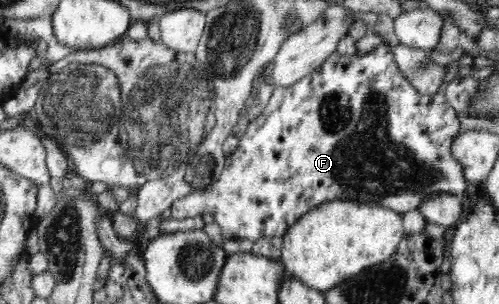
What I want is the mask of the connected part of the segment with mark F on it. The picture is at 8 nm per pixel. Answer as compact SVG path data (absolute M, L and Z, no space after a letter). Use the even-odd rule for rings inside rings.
M388 43L380 45L378 49L370 51L367 54L350 56L345 65L338 66L336 59L337 53L332 53L324 63L311 71L308 75L296 80L289 86L276 86L268 101L264 111L248 122L246 131L239 138L237 148L225 159L220 177L204 191L196 191L186 195L184 198L176 199L171 206L173 219L184 220L190 217L202 217L205 214L214 216L215 222L222 230L224 240L242 242L250 241L252 243L264 237L284 237L288 231L297 223L298 219L304 218L309 211L316 210L323 204L340 200L340 202L366 203L380 206L382 208L396 211L396 214L406 214L408 210L420 209L420 207L435 196L444 194L452 195L460 200L463 199L468 191L468 182L464 176L464 166L462 162L454 156L452 145L454 139L460 134L460 123L458 114L448 104L446 96L436 92L434 95L421 94L416 88L406 80L398 71L397 65L393 60L392 48Z

